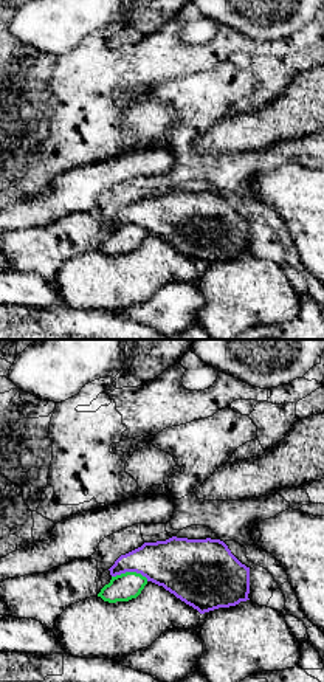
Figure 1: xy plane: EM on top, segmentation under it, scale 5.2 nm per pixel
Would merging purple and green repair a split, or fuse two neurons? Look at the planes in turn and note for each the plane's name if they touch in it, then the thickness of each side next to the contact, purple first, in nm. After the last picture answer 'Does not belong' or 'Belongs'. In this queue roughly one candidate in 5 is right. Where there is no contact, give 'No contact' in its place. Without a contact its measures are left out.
Touches purple in xy. Thickness 280 nm (purple) against 140 nm

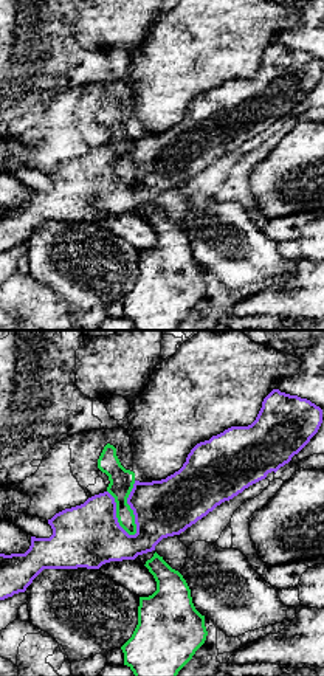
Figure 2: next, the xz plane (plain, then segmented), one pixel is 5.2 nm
Touches purple in xz. Thickness 300 nm (purple) against 130 nm

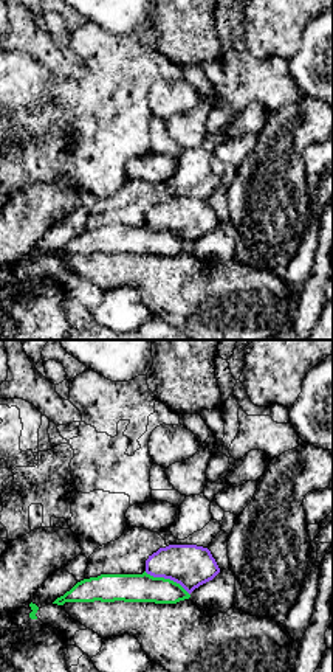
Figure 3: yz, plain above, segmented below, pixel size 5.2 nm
Touches purple in yz. Thickness 220 nm (purple) against 140 nm

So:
Does not belong

